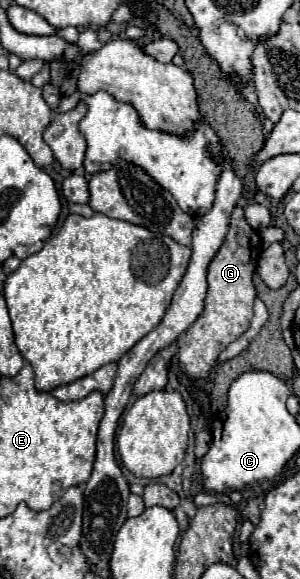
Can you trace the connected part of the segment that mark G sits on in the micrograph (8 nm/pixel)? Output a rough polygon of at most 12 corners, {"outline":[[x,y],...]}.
{"outline":[[234,208],[179,366],[208,378],[252,320],[262,244]]}

